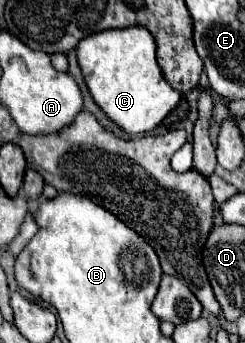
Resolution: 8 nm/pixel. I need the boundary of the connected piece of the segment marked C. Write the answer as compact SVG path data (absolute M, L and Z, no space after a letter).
M144 27L110 29L88 35L78 43L76 57L94 103L128 135L152 131L180 101L180 93L172 89L160 73L154 37Z

